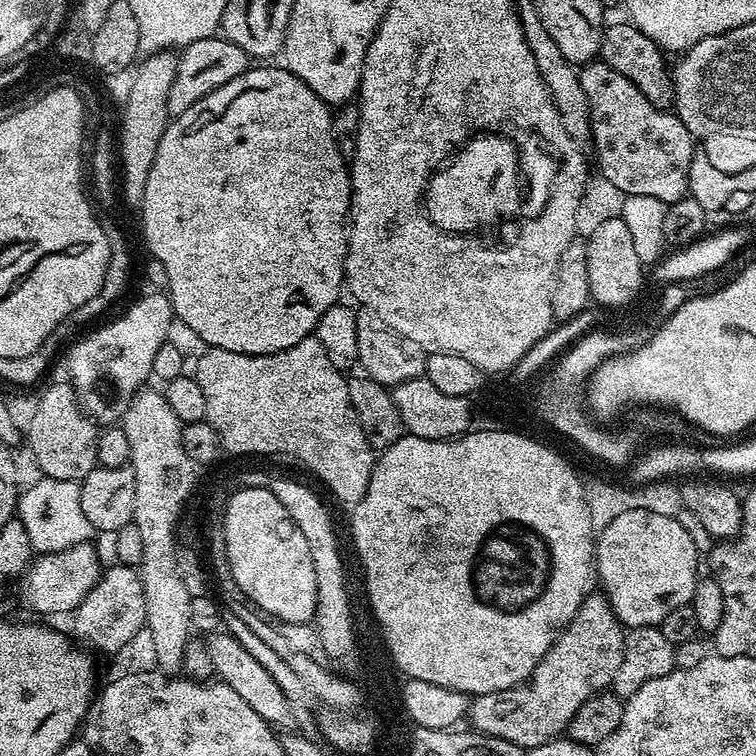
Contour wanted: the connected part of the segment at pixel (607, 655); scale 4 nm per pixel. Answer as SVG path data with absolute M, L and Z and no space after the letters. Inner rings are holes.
M603 594L585 596L572 621L556 637L550 650L546 650L546 654L540 659L538 666L534 666L532 675L525 683L494 694L482 694L469 703L467 719L472 720L471 727L487 736L497 736L506 742L514 742L525 750L542 746L542 742L563 737L568 731L568 723L574 718L574 714L578 714L578 706L582 706L582 702L605 691L611 685L618 670L618 662L622 662L625 635L626 629L608 605L607 596Z

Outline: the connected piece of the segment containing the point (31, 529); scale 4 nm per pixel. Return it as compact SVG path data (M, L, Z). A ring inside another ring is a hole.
M40 478L37 484L21 491L18 496L18 518L30 534L30 542L37 553L61 552L75 544L87 544L93 539L94 529L82 514L80 486L74 480Z

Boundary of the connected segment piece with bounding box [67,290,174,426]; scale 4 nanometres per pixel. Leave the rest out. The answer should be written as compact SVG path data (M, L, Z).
M152 290L149 296L134 301L117 320L110 321L104 332L92 332L73 346L68 356L67 379L76 392L80 407L97 425L112 426L123 421L133 396L150 380L154 354L158 354L158 346L169 339L172 324L171 299L163 291Z

